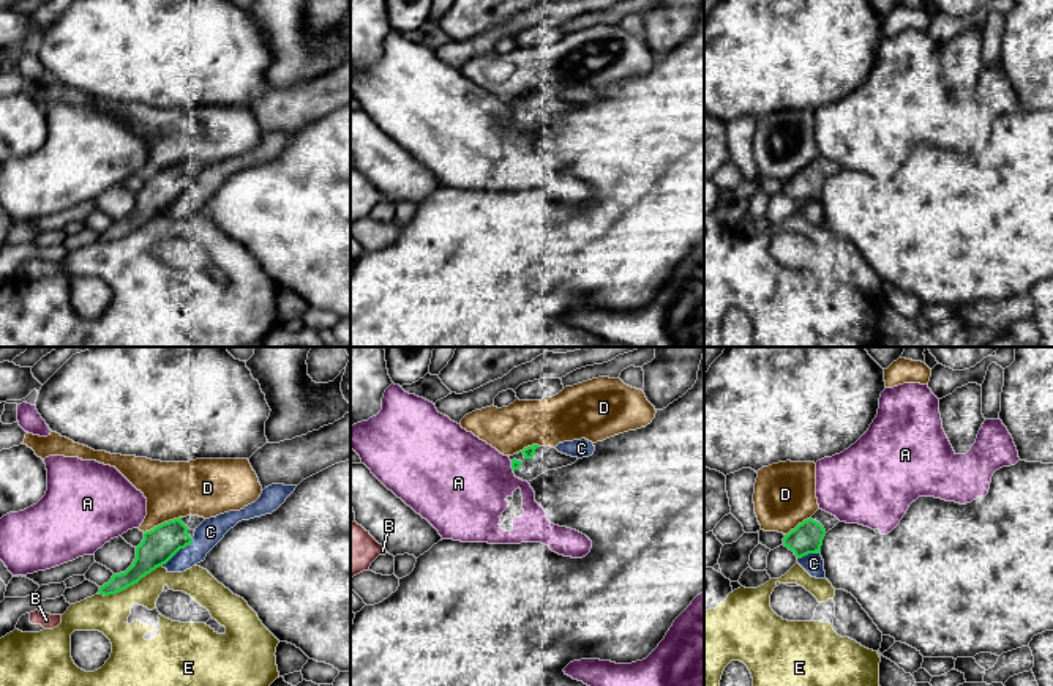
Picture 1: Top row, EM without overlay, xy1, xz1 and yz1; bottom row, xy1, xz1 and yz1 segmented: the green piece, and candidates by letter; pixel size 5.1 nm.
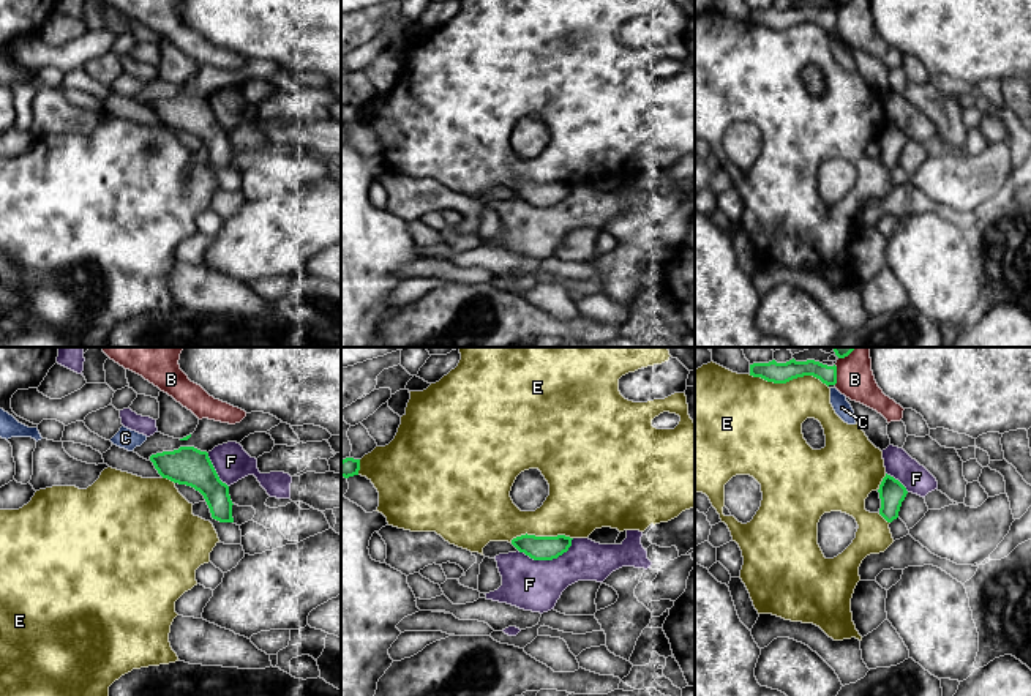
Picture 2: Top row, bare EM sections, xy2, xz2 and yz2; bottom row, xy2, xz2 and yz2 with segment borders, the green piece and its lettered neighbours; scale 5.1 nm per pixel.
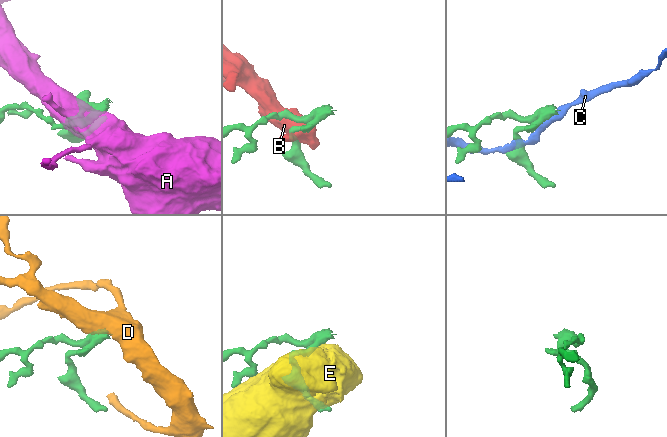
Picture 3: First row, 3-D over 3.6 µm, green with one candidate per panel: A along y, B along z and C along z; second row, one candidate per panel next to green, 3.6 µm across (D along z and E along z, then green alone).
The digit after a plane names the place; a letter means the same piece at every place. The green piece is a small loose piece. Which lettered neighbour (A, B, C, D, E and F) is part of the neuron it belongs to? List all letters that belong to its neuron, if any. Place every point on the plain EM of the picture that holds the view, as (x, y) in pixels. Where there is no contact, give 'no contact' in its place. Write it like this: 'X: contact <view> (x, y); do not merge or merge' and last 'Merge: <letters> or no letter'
A: contact xz1 (512, 112); do not merge
B: contact yz2 (836, 21); do not merge
C: contact xy1 (177, 197); do not merge
D: contact xy1 (164, 169); do not merge
E: contact yz2 (788, 27); do not merge
F: contact xz2 (548, 205); do not merge
Merge: no letter

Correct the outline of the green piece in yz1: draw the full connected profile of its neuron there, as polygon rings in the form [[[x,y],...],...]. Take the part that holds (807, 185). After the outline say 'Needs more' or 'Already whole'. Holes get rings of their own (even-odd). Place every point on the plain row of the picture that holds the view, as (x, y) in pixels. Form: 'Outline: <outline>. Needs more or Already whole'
Outline: [[[818,156],[810,166],[785,181],[783,192],[793,197],[797,205],[808,200],[819,200],[826,180],[838,169],[835,162]]]. Needs more

